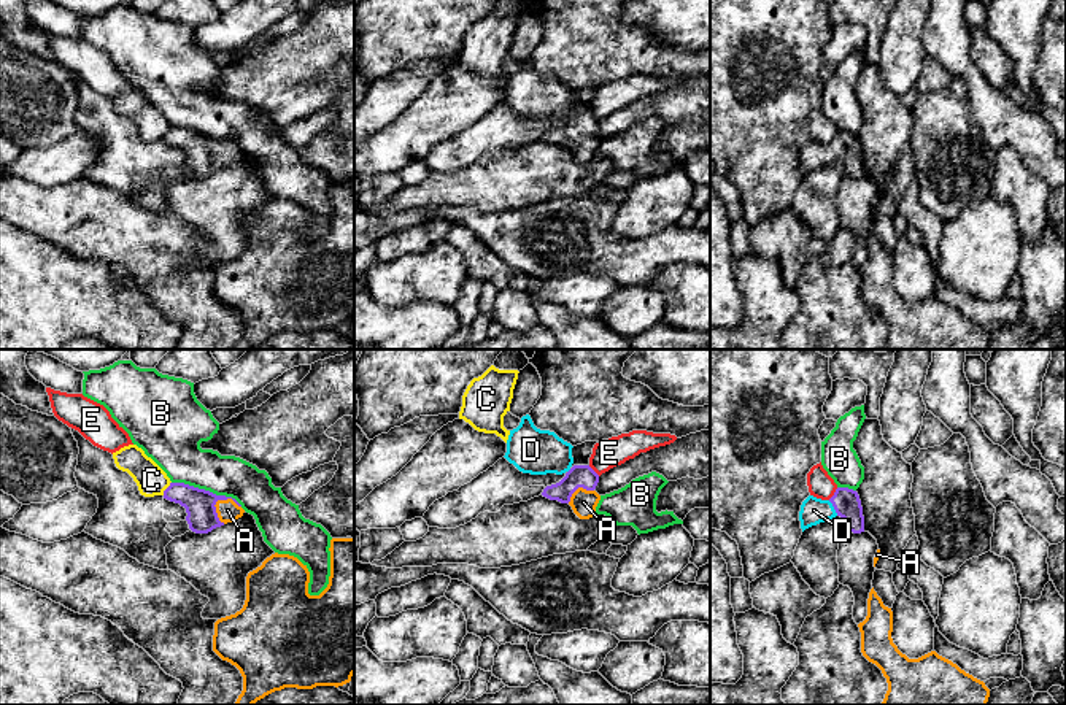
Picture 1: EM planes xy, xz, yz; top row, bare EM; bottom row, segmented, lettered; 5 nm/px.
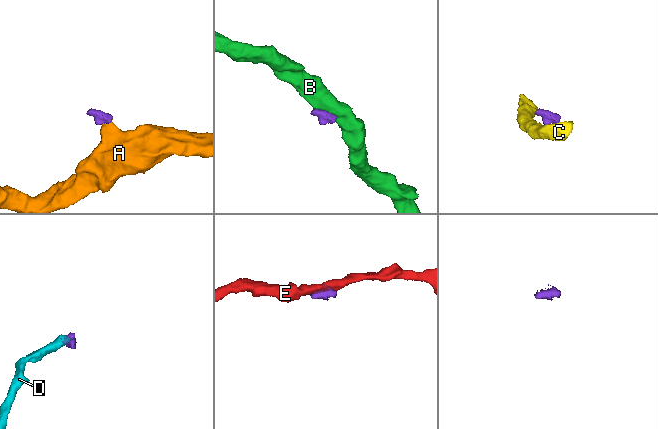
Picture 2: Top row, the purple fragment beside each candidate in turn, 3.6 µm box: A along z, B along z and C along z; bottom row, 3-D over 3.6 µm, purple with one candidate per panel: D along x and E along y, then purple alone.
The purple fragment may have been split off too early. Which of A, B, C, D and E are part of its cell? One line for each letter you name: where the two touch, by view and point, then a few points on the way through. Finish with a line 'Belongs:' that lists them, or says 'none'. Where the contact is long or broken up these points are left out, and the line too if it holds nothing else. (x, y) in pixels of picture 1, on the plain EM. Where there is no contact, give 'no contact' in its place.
A: meets purple in xy at (227, 142); runs through xy (202, 162), (218, 145), (227, 142), (227, 154)
D: meets purple in yz at (834, 153); runs through yz (845, 146), (834, 153), (814, 154)
Belongs: A, D

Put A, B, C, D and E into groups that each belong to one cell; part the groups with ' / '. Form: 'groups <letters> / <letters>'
groups A D / B / C / E

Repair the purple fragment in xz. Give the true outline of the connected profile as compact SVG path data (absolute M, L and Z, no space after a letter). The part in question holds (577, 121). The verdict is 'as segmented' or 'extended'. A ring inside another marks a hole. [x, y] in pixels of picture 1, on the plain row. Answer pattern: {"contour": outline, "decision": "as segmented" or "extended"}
{"contour": "M574 110L566 121L542 137L550 144L569 148L580 164L596 160L601 140L594 135L599 119L589 110Z", "decision": "extended"}

